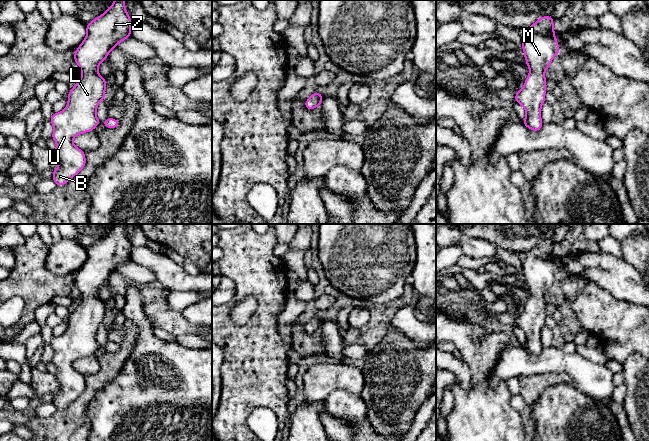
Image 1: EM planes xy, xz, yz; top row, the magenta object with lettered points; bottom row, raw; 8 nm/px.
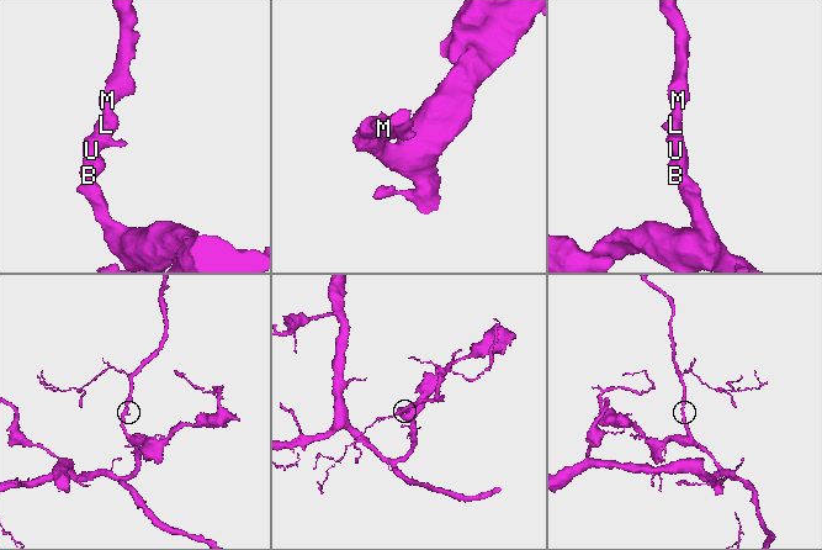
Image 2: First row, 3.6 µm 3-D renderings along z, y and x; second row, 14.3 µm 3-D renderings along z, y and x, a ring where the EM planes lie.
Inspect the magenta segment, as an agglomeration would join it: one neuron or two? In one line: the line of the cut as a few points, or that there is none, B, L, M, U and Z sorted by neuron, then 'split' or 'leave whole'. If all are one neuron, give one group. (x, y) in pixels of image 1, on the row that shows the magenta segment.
no cut; B L M U Z; leave whole

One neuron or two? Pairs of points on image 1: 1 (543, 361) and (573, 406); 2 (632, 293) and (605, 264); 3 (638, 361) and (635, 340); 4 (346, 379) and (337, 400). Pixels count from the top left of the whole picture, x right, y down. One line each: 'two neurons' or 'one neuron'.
1: two neurons
2: one neuron
3: two neurons
4: two neurons

